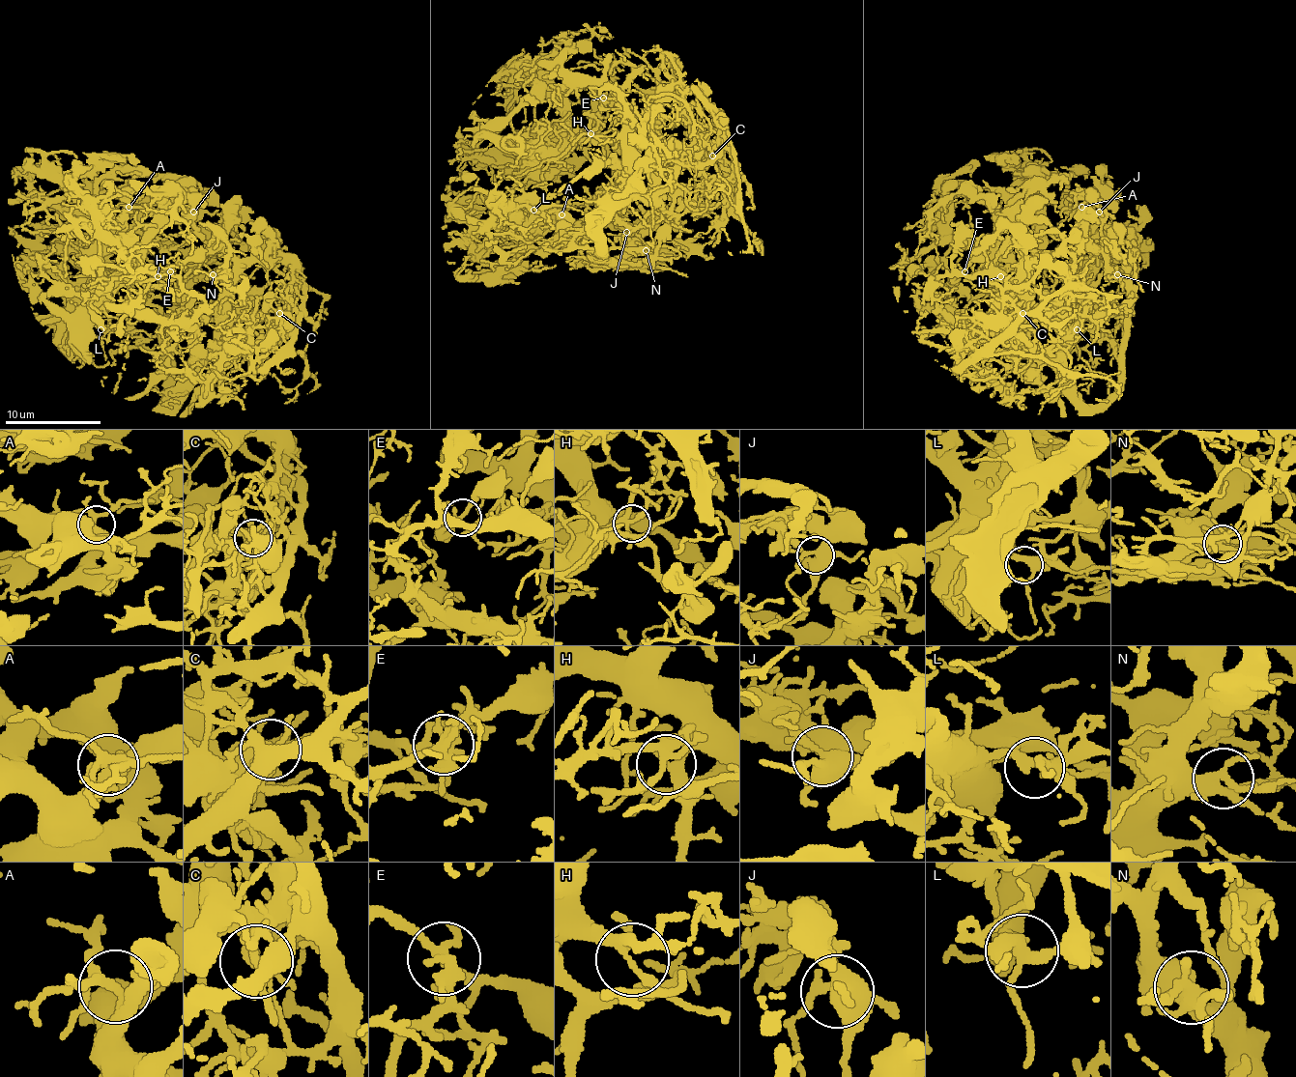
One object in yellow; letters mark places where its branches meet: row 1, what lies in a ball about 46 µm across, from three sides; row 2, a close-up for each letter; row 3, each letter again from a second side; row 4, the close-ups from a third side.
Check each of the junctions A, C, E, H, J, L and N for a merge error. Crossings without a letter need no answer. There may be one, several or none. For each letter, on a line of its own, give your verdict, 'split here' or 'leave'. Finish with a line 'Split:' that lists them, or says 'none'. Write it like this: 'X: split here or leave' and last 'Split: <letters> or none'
A: leave
C: split here
E: leave
H: leave
J: leave
L: leave
N: leave
Split: C

